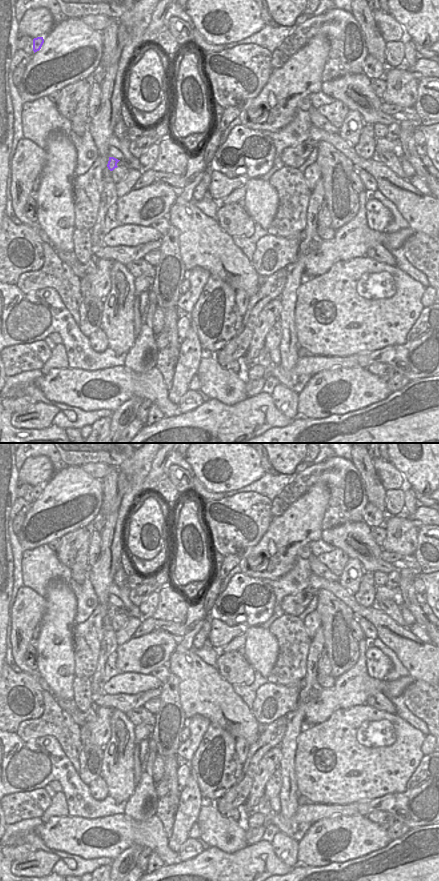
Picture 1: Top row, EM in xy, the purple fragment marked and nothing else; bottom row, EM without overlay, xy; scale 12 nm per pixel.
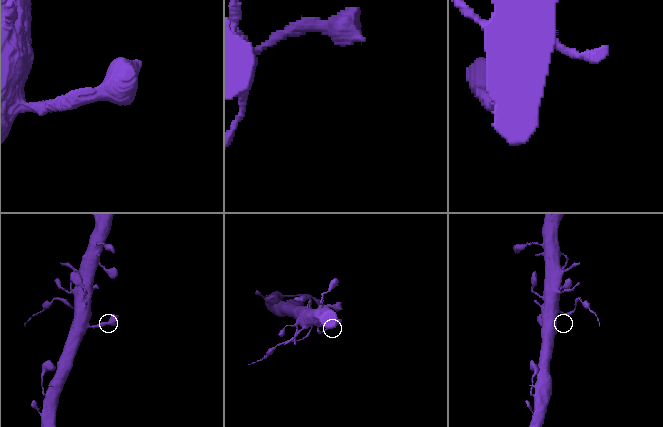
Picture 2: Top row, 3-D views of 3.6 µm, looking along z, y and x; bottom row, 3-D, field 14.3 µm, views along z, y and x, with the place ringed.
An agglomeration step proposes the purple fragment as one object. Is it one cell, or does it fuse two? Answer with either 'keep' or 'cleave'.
cleave

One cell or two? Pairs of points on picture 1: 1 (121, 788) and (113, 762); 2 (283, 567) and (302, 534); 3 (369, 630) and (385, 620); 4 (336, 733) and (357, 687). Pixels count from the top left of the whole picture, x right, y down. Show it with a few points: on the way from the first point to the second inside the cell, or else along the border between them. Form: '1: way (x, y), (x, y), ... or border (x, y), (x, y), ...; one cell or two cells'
1: way (120, 782), (117, 768); one cell
2: way (285, 559), (302, 542); one cell
3: border (356, 616), (367, 619), (376, 629), (378, 636); two cells
4: border (366, 703), (349, 708), (339, 708), (326, 720); two cells

